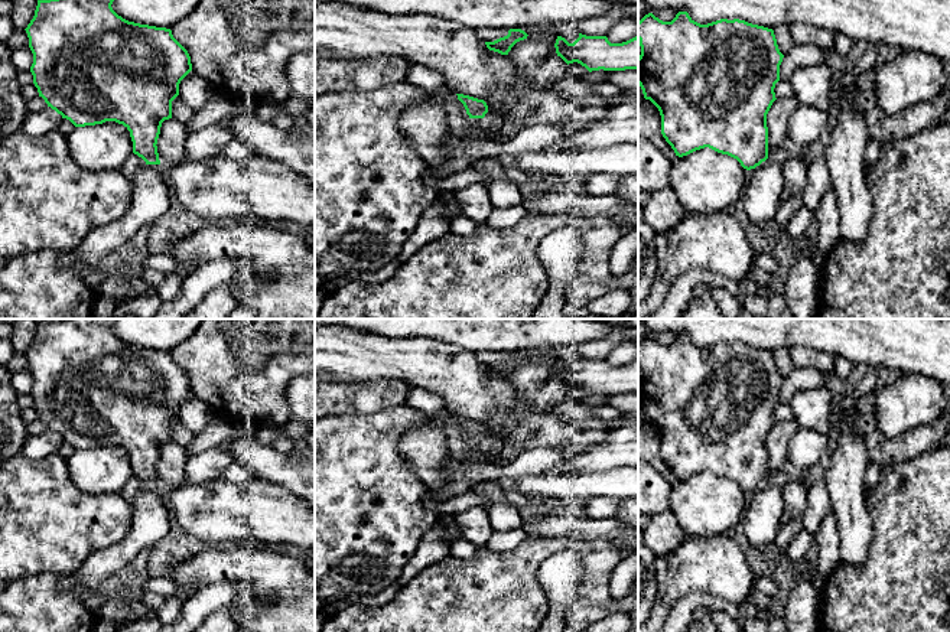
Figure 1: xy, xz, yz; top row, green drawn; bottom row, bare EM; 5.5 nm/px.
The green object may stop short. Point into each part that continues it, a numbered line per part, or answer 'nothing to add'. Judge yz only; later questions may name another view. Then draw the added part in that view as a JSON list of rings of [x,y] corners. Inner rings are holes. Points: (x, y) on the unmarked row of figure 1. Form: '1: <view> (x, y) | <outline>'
nothing to add

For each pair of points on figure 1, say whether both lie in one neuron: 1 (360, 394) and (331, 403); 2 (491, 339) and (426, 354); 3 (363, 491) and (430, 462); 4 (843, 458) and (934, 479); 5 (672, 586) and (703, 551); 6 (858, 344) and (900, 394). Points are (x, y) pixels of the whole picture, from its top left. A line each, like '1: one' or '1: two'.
1: one
2: two
3: two
4: two
5: one
6: two

